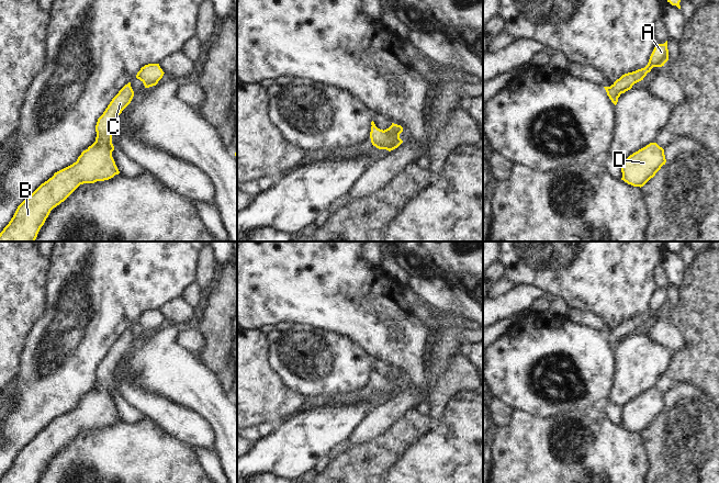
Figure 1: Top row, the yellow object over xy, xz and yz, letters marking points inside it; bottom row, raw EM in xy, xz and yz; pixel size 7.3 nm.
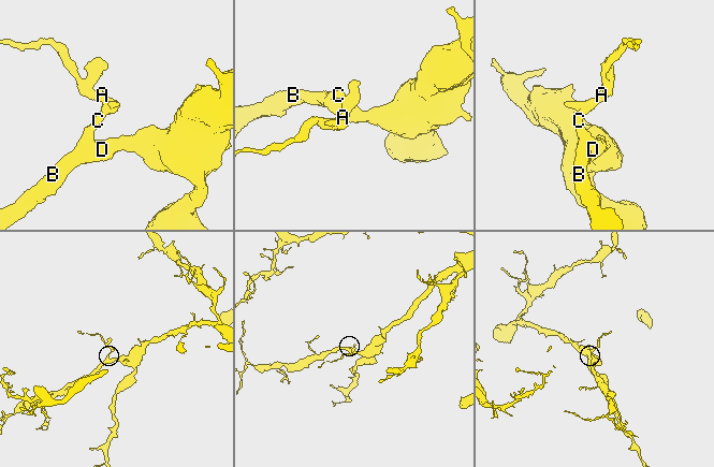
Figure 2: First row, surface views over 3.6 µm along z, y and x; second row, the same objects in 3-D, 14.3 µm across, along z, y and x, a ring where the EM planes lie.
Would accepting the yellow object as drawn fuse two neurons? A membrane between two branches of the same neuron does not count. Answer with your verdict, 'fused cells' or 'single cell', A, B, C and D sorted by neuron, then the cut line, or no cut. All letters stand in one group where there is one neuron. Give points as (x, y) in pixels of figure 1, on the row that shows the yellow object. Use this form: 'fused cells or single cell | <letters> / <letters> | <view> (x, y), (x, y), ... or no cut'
single cell | A B C D | no cut

